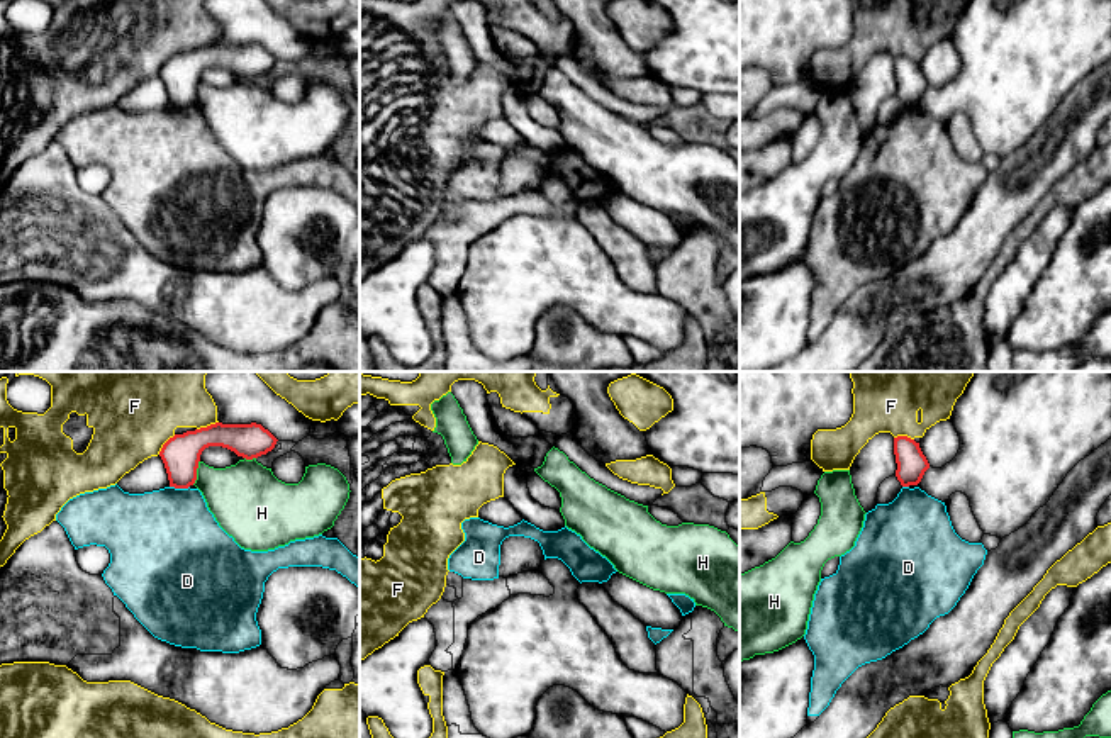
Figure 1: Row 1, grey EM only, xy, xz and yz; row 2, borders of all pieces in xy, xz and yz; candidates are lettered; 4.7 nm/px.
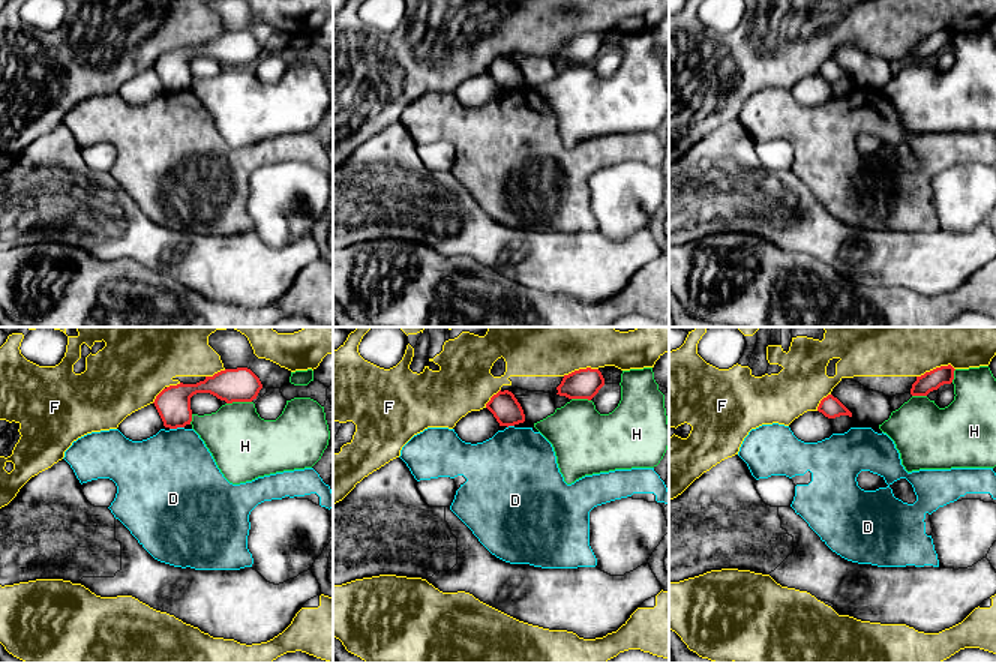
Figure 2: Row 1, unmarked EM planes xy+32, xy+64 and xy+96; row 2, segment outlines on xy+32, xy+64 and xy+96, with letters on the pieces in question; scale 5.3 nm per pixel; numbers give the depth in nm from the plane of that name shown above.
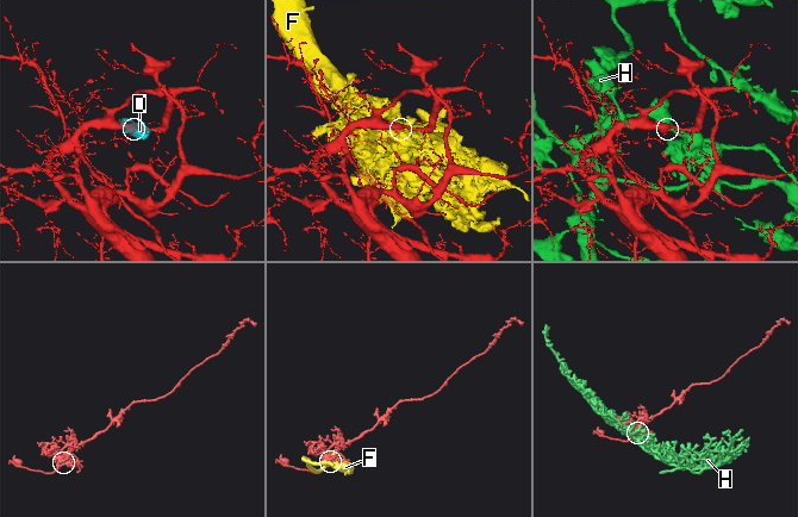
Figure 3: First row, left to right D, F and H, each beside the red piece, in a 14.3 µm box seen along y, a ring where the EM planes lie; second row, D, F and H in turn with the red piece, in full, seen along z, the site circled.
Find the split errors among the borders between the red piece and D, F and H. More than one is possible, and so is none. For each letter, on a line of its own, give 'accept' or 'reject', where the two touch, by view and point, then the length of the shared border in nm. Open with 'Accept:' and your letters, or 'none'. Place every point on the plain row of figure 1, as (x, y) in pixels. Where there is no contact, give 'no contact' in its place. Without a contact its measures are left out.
Accept: none
D: reject | xy (180, 107) | 100 nm
F: reject | xy (207, 46) | 110 nm
H: reject | xy (195, 92) | 120 nm

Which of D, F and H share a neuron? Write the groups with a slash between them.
D F / H

